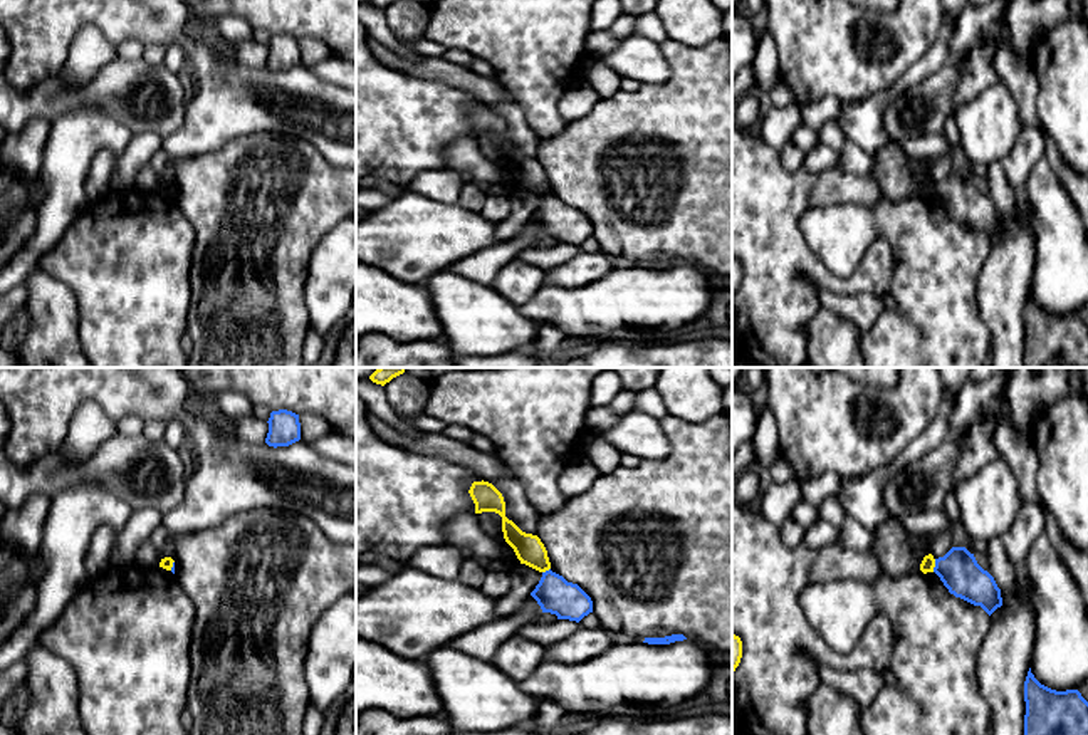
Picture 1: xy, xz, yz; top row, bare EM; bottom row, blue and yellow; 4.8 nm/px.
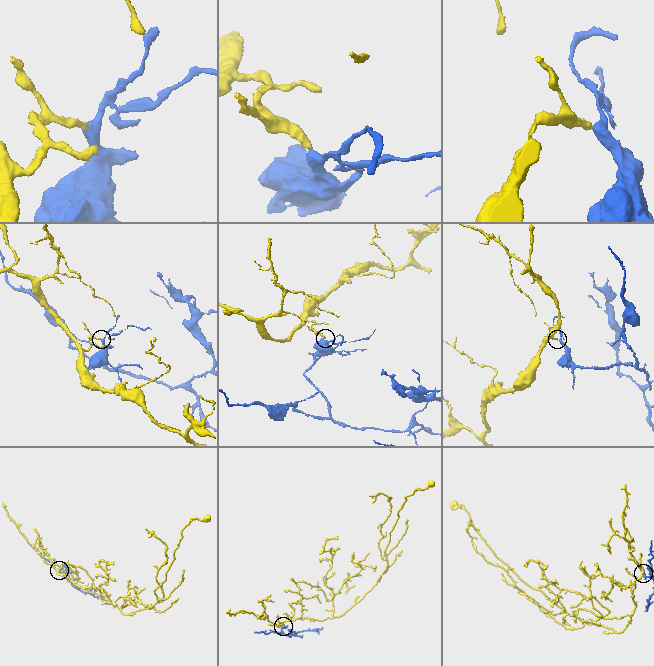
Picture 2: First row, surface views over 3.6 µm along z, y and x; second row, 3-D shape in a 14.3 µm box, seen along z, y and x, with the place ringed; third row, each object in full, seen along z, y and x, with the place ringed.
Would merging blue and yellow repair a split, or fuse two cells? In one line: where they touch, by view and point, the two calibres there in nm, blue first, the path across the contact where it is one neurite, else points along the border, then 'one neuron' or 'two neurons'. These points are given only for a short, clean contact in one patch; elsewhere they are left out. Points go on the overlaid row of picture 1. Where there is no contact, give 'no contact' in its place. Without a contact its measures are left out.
contact yz (936, 566); calibres 190 and 70 nm; border yz (936, 559), (932, 571); two neurons

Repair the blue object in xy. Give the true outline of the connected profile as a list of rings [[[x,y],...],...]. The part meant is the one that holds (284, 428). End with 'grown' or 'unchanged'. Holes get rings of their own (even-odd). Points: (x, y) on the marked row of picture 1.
[[[287,409],[272,411],[267,423],[269,433],[265,443],[269,446],[289,446],[301,440],[299,414]]]; unchanged

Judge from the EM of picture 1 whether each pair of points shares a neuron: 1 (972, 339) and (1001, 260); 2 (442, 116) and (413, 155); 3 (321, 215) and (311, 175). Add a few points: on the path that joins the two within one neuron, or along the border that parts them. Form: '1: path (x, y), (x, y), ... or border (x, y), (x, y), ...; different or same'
1: border (978, 277), (976, 307), (988, 329), (989, 349); different
2: path (432, 126), (417, 145); same
3: path (311, 205), (311, 185); same

